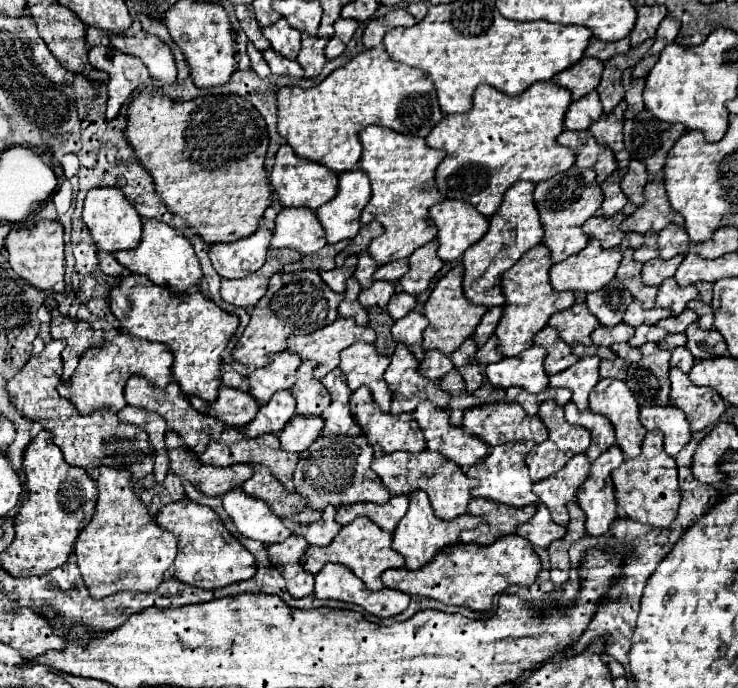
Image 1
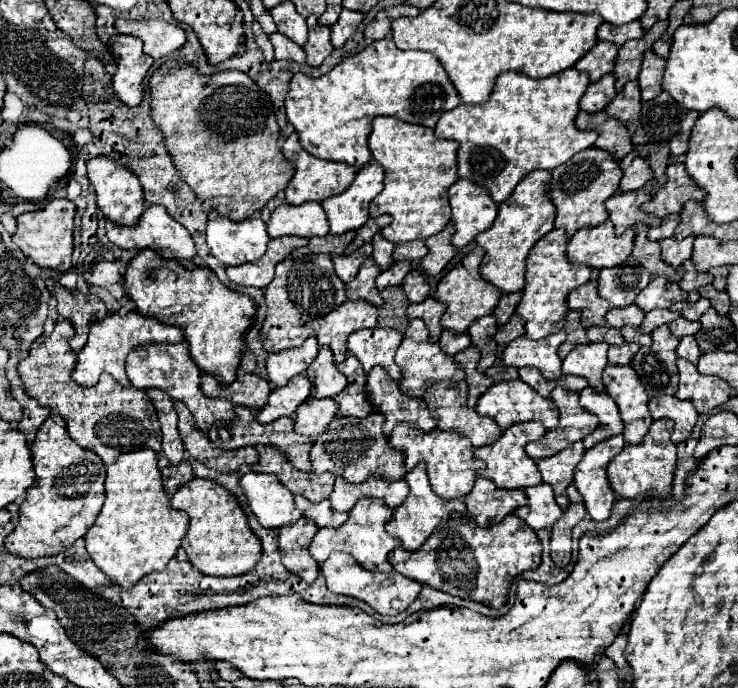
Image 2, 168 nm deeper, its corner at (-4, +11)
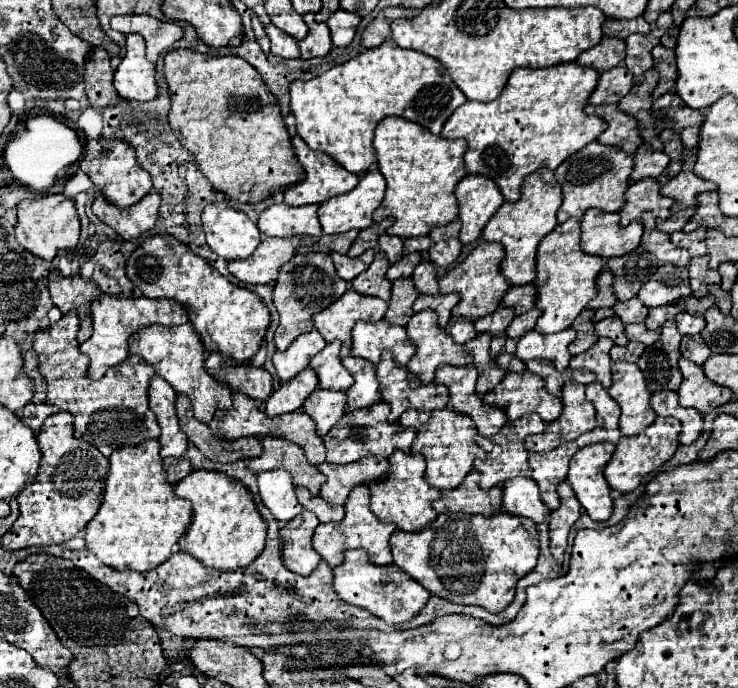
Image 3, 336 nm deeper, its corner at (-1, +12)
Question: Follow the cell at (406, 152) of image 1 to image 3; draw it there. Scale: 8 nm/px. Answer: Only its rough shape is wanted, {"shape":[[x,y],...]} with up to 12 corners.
{"shape":[[411,120],[377,124],[387,180],[373,220],[427,236],[455,220],[465,140]]}

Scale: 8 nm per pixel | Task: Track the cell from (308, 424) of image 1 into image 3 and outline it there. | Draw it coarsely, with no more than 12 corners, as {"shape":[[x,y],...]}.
{"shape":[[317,388],[303,404],[325,436],[345,414],[345,394]]}

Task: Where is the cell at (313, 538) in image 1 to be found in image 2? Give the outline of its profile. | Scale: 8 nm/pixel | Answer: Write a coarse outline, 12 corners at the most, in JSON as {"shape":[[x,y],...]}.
{"shape":[[300,499],[304,515],[318,527],[340,527],[348,513],[334,511],[328,499],[316,505]]}

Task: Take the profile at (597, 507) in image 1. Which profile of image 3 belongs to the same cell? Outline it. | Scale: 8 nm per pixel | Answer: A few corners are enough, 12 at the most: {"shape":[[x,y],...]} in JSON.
{"shape":[[615,444],[581,448],[567,482],[595,522],[613,512],[603,476]]}

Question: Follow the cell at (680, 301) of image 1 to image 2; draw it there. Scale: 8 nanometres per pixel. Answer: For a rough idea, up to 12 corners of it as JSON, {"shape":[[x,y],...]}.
{"shape":[[690,271],[682,277],[684,291],[696,291],[712,283],[710,273]]}

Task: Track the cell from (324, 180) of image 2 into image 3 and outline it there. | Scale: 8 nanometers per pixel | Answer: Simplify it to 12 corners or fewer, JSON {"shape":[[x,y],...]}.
{"shape":[[299,136],[293,150],[305,180],[285,190],[285,204],[321,204],[353,190],[359,176]]}

